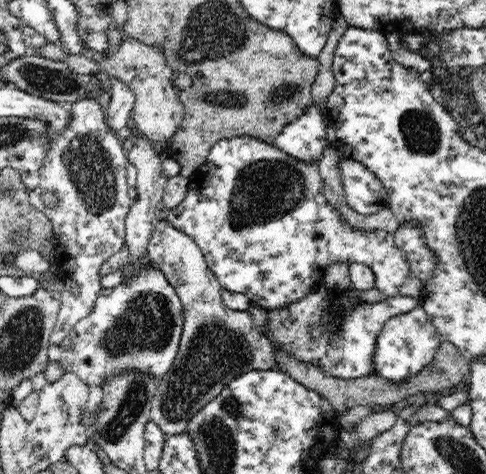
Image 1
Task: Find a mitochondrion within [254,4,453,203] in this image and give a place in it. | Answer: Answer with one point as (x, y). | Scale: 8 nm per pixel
(420, 130)

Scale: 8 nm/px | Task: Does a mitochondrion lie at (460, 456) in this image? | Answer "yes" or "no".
yes

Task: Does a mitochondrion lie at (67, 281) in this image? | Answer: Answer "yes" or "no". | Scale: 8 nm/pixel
no

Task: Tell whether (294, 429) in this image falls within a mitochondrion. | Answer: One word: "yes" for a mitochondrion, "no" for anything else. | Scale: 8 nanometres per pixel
no

